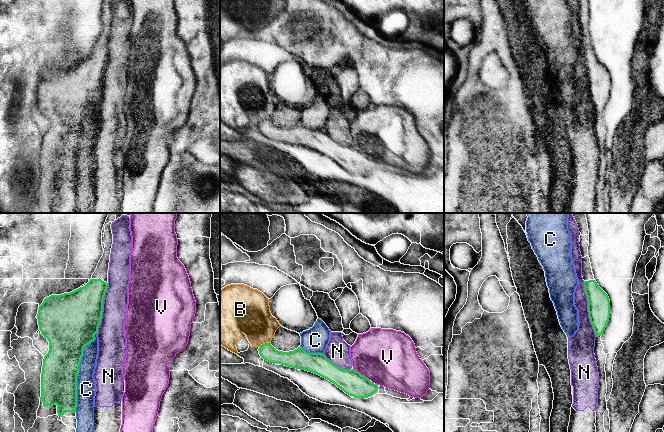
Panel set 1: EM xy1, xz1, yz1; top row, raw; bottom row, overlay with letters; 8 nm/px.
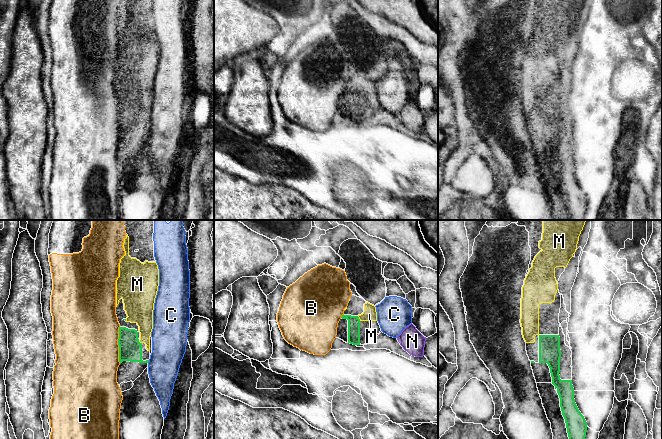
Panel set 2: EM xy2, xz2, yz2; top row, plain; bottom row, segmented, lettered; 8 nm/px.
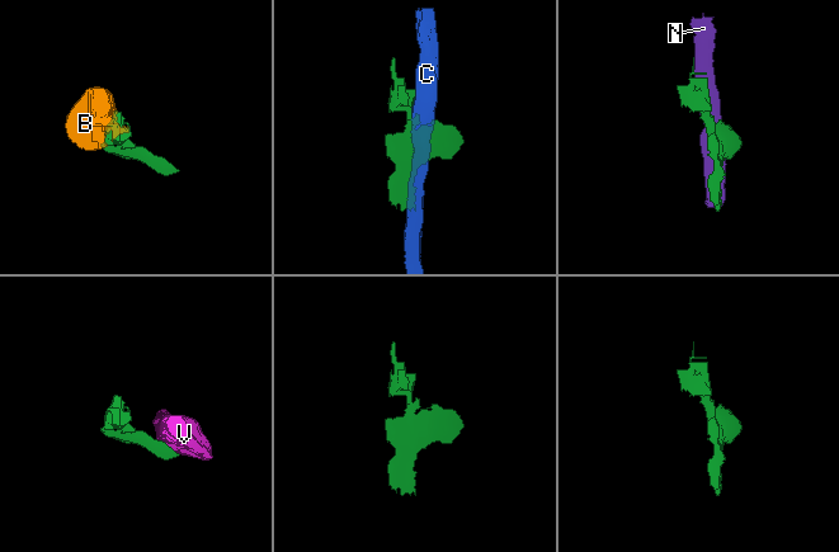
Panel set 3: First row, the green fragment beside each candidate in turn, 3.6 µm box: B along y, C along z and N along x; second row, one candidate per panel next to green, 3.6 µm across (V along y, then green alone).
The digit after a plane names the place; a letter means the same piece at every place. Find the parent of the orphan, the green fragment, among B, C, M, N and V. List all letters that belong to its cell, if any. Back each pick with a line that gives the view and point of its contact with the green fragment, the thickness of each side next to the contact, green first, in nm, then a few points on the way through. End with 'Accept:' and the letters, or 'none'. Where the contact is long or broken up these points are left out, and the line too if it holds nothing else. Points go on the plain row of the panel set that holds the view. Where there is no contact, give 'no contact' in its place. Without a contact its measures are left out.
M: xz2 (358, 94) | 100/110 nm
Accept: M

